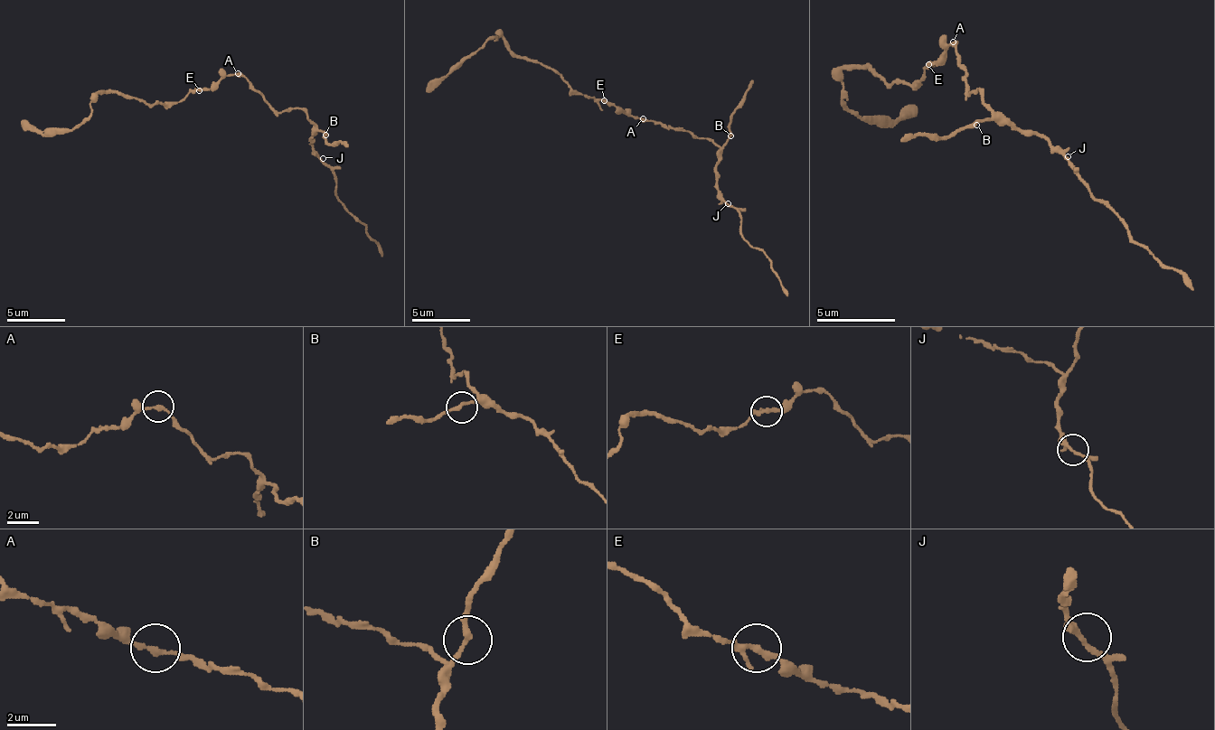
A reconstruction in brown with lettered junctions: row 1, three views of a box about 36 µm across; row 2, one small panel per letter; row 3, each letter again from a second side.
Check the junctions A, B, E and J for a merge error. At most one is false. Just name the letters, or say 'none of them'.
none of them

